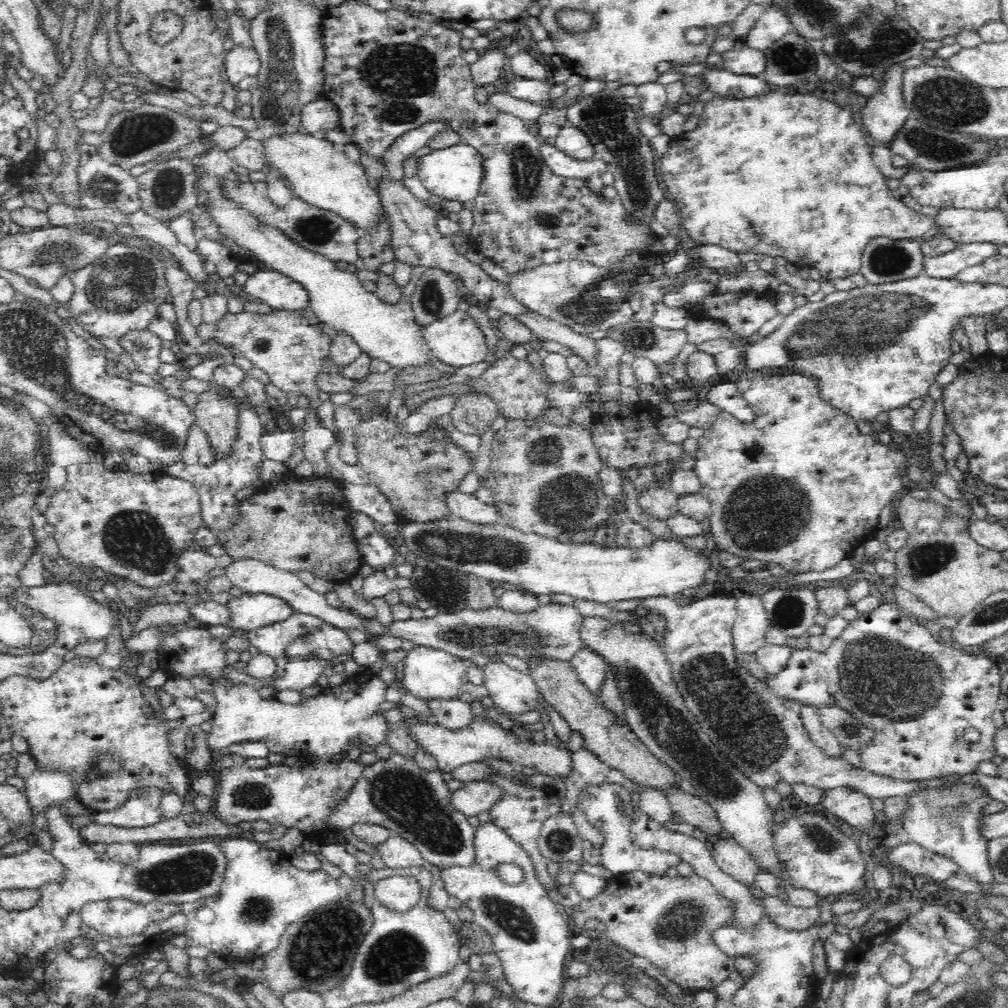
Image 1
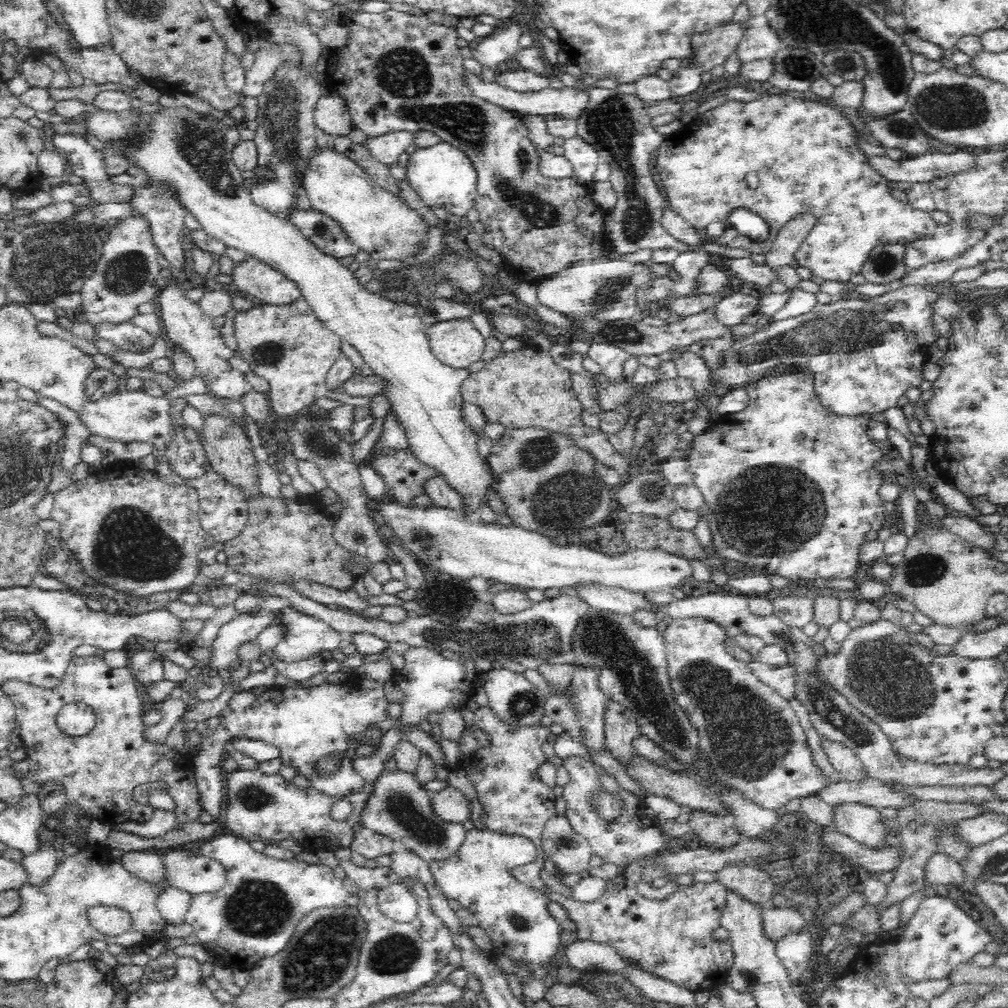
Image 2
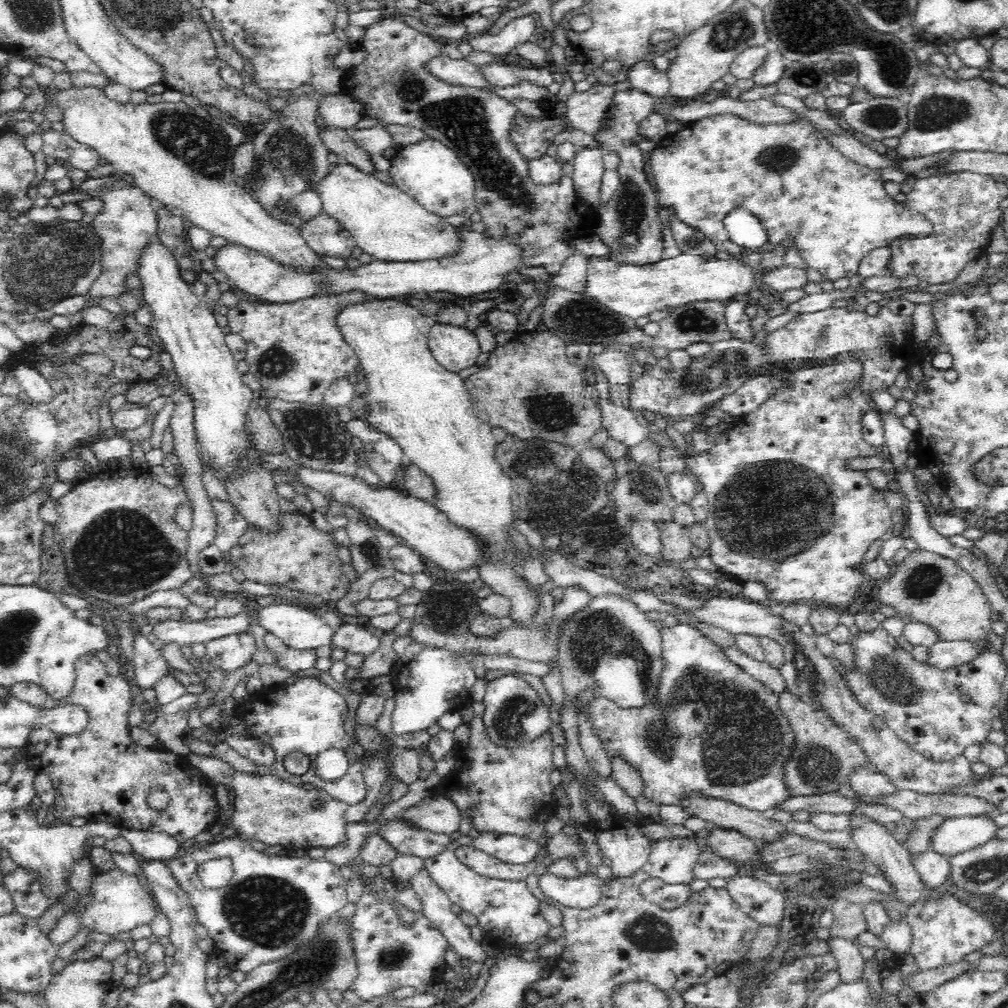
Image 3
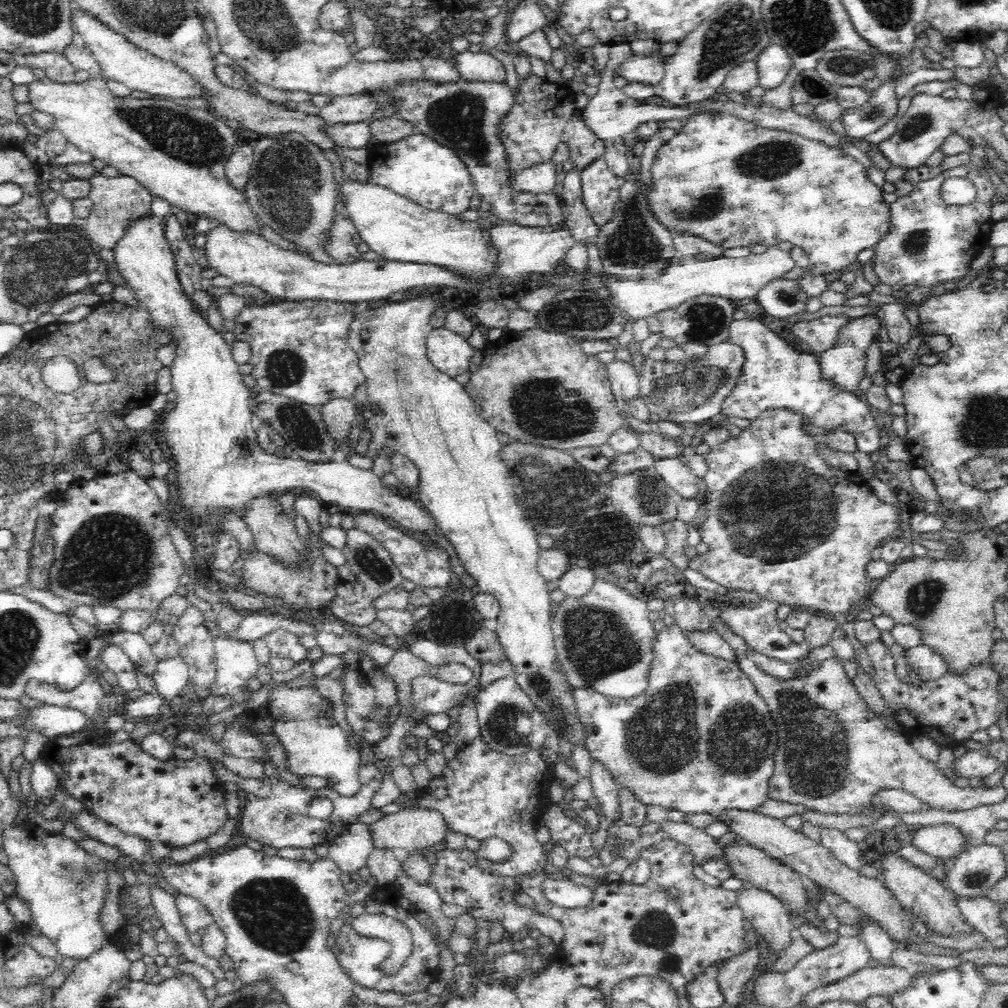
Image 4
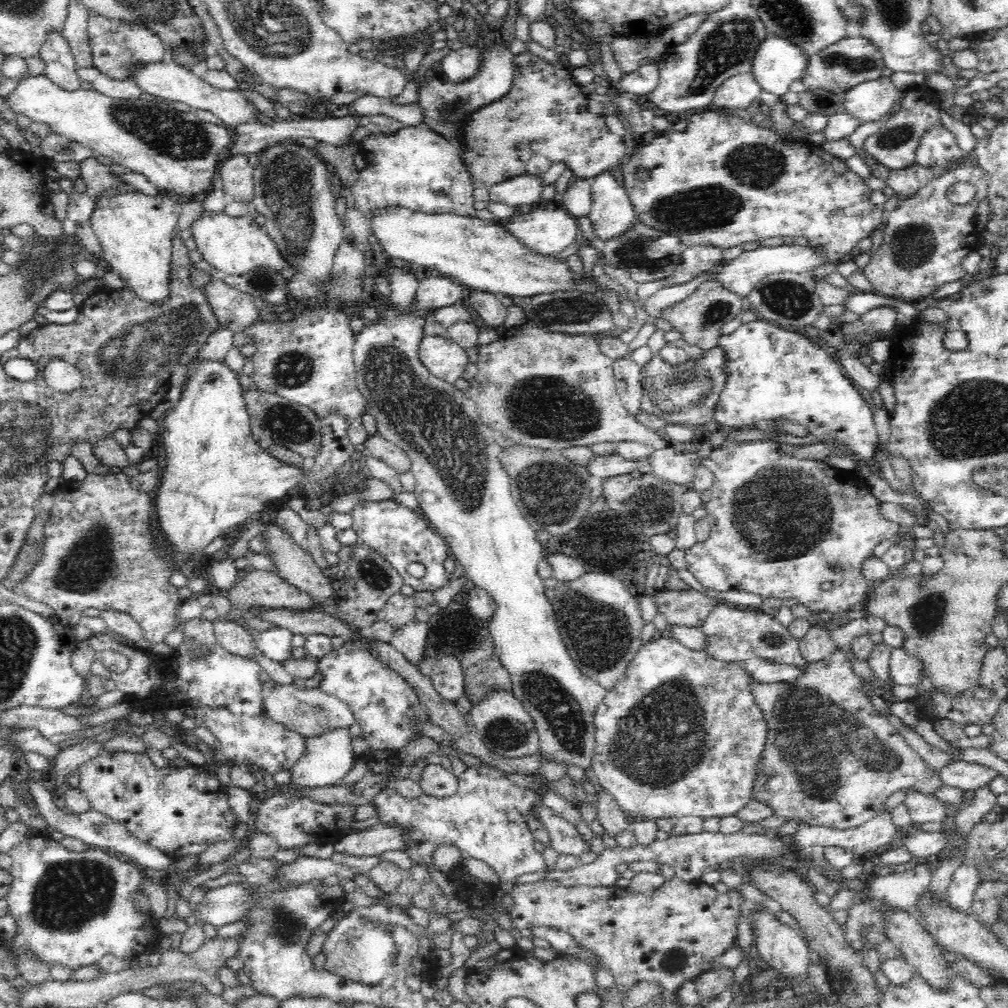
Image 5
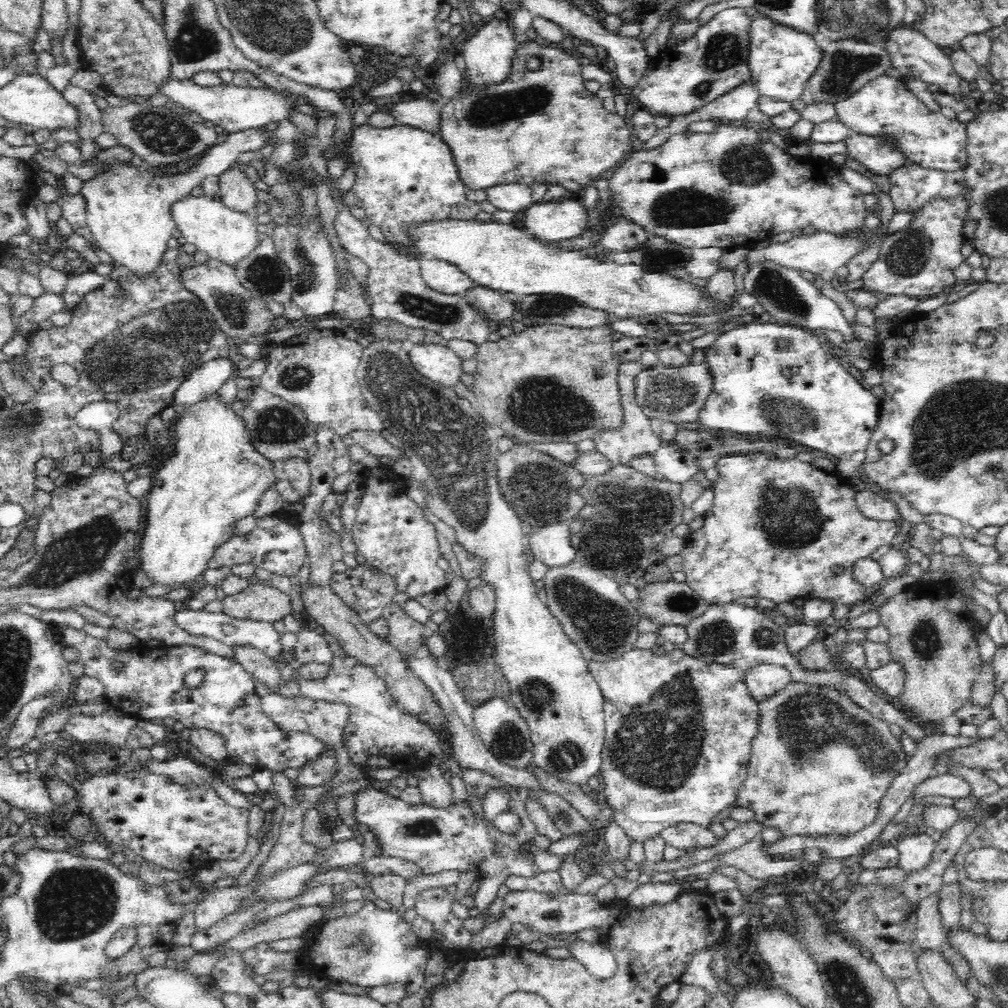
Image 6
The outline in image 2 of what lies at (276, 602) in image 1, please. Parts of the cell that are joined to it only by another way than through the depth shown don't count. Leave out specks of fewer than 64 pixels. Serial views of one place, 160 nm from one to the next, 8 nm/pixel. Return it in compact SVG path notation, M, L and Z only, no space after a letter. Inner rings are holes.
M261 606L252 611L240 612L224 622L212 644L212 656L207 668L228 668L238 658L236 648L240 644L255 641L256 637L281 618L279 610L264 610Z

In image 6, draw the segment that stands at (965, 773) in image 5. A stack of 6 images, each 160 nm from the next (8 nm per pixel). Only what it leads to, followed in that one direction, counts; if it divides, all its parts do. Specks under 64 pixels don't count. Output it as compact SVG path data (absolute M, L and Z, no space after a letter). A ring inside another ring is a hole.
M945 774L928 777L916 785L913 792L916 802L923 801L926 796L945 796L950 798L966 798L972 795L972 785L966 777Z

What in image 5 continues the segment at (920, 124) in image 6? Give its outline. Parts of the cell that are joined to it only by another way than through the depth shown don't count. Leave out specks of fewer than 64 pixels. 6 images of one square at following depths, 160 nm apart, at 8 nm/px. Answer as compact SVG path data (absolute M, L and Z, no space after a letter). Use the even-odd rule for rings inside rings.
M880 77L850 87L842 95L842 110L867 122L880 120L888 114L902 92L896 89L890 77ZM938 126L922 138L921 145L918 146L917 164L944 170L964 155L958 148L954 134L946 127Z

